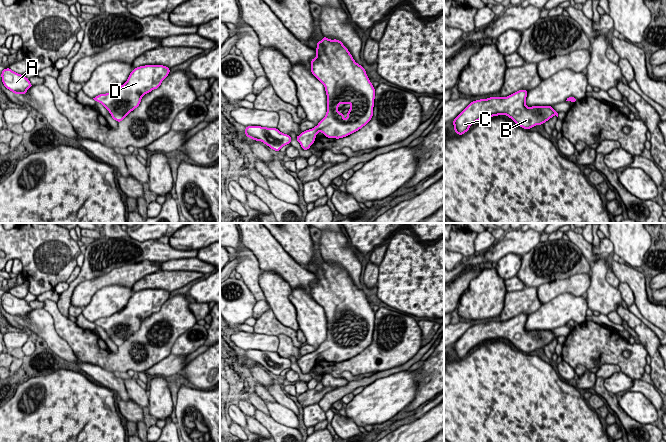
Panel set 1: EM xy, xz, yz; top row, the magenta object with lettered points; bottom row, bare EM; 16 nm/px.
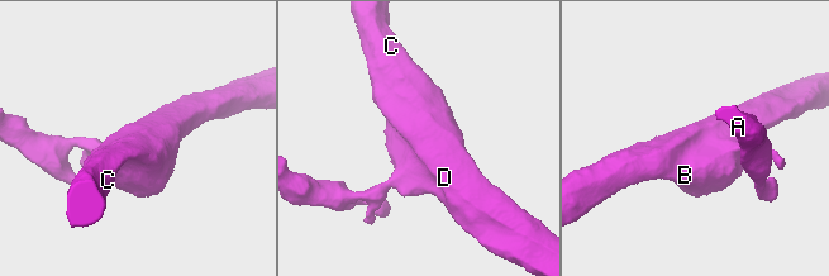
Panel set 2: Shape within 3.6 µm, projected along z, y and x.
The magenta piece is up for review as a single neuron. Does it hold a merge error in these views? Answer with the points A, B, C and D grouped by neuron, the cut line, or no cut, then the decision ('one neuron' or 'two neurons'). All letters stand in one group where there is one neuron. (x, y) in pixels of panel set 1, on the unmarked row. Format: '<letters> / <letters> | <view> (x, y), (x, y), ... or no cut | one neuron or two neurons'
A B C D | no cut | one neuron

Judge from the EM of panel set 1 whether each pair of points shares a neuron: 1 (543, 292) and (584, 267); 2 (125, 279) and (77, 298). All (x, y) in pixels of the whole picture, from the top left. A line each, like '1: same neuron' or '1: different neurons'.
1: different neurons
2: same neuron

